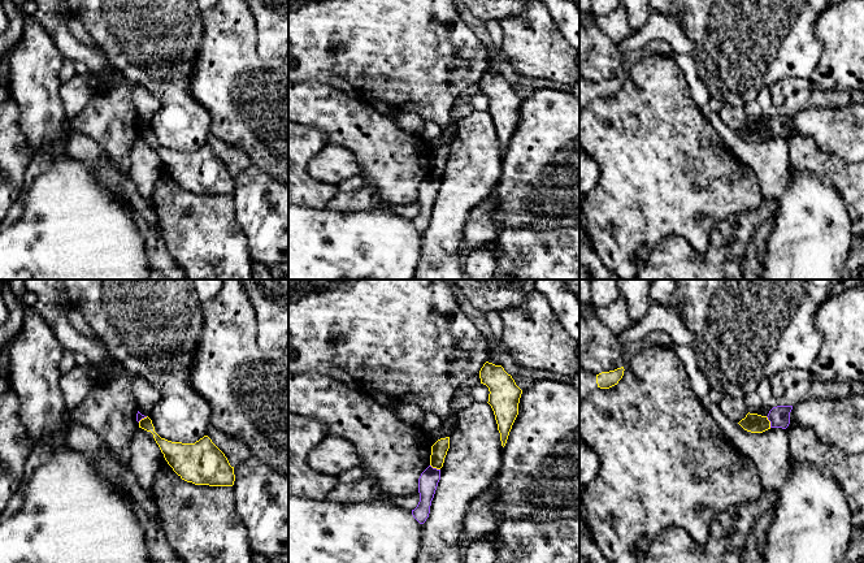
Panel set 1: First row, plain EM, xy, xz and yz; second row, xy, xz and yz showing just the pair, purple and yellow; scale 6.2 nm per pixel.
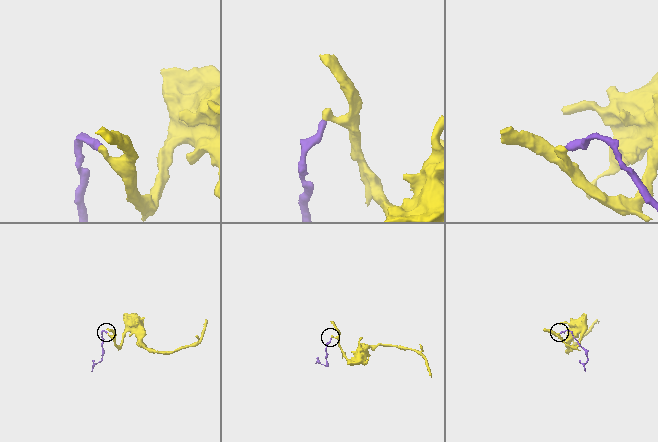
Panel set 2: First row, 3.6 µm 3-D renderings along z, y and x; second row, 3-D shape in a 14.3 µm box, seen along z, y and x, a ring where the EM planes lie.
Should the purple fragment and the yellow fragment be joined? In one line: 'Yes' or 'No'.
No

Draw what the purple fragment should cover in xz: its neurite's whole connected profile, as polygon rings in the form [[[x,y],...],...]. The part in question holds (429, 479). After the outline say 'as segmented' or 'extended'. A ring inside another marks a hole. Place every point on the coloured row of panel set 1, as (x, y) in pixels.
[[[429,465],[418,478],[420,502],[414,510],[412,510],[413,517],[424,524],[430,514],[431,501],[434,498],[438,482],[440,480],[440,469]]]; as segmented

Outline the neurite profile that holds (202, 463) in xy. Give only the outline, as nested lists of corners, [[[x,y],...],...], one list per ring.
[[[148,416],[139,421],[139,428],[153,434],[165,460],[182,480],[195,485],[234,485],[234,467],[208,436],[195,443],[172,442],[155,432]]]

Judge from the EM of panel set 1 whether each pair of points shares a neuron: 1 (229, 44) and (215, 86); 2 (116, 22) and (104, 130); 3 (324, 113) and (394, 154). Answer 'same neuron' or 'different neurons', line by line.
1: same neuron
2: different neurons
3: same neuron

